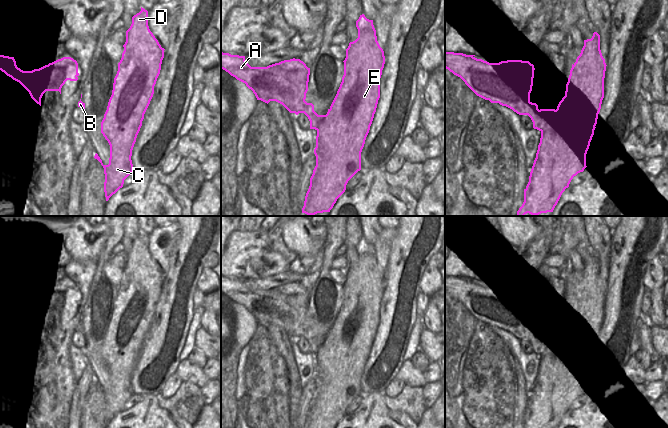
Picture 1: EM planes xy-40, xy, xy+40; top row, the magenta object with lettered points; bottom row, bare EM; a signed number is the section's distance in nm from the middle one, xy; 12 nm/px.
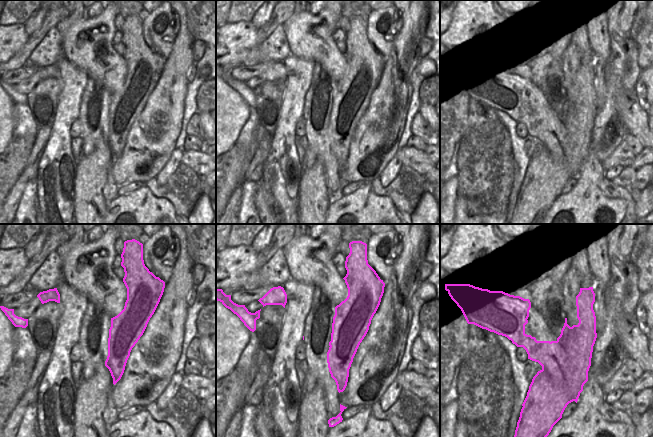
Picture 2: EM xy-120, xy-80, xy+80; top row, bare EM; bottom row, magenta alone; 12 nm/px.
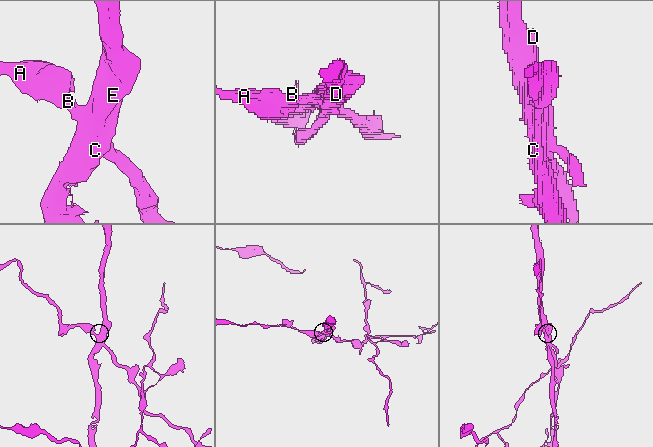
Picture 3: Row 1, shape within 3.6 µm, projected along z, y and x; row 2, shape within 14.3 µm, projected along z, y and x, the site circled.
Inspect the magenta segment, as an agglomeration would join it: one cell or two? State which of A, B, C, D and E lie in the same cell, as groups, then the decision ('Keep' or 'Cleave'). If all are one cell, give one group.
Groups: A B / C D E. Cleave

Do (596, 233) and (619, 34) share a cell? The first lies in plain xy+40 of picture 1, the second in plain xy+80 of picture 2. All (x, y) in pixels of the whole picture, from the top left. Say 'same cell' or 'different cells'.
different cells

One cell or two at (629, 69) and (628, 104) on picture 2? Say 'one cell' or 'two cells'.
two cells

